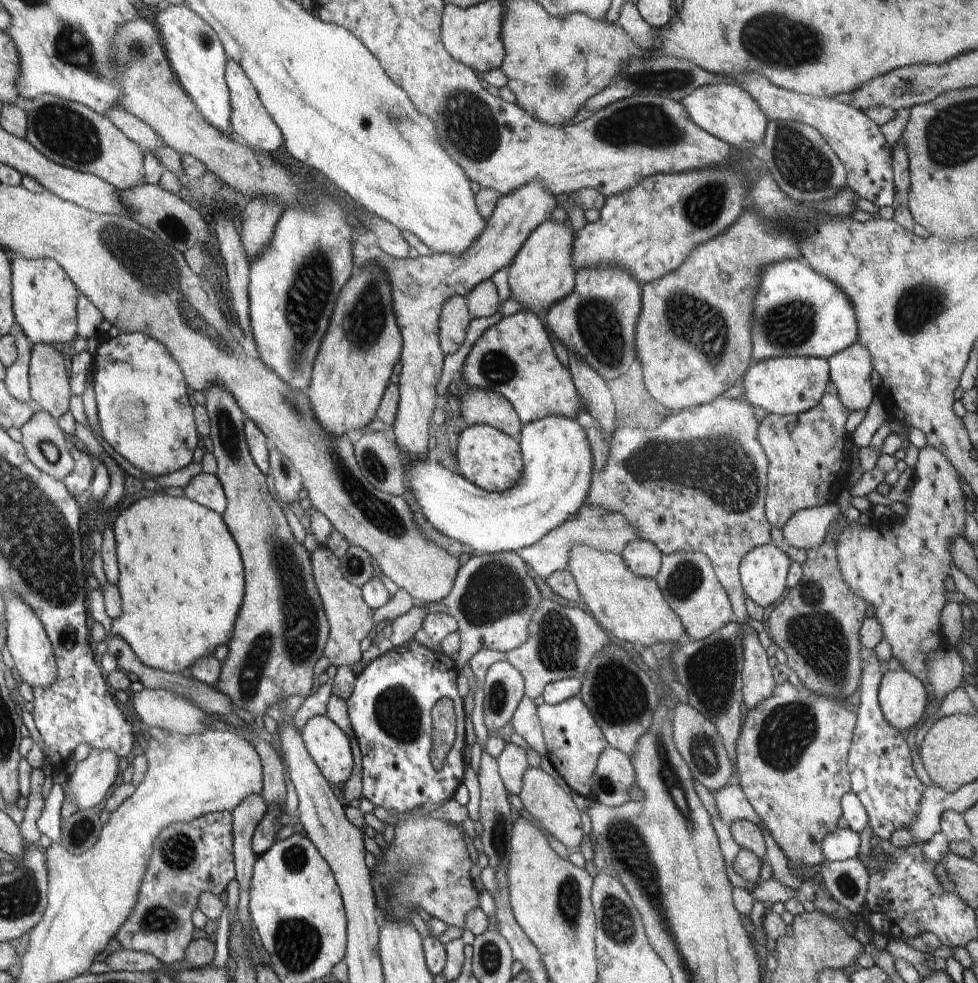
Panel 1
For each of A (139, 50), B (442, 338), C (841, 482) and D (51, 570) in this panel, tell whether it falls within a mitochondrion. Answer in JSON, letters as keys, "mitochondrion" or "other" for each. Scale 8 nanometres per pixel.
{"A":"mitochondrion","B":"other","C":"other","D":"mitochondrion"}

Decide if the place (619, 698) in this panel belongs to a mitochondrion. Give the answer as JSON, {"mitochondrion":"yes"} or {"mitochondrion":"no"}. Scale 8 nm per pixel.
{"mitochondrion":"yes"}

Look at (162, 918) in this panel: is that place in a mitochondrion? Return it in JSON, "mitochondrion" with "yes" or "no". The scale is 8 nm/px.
{"mitochondrion":"yes"}

